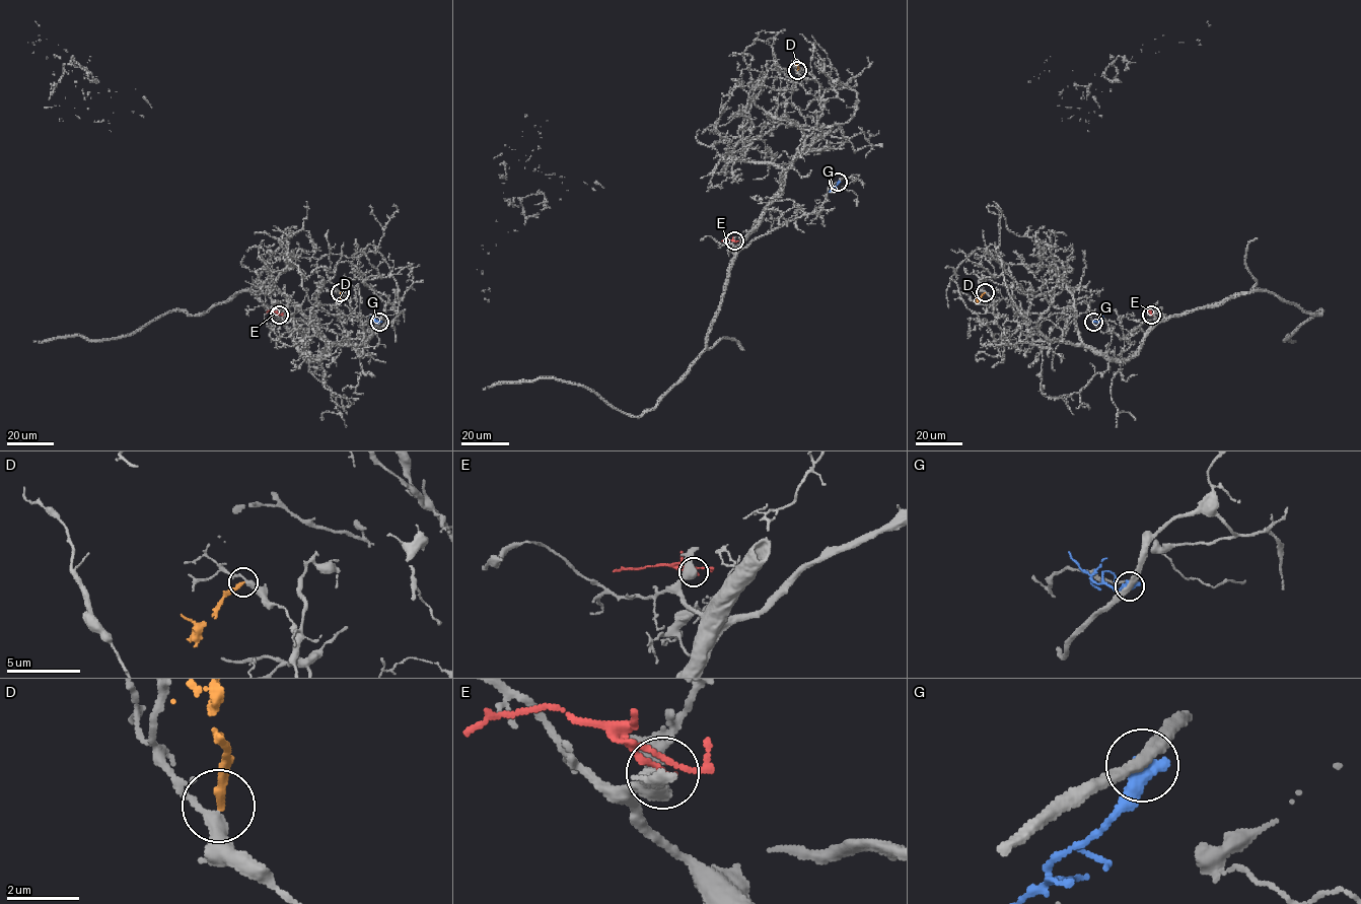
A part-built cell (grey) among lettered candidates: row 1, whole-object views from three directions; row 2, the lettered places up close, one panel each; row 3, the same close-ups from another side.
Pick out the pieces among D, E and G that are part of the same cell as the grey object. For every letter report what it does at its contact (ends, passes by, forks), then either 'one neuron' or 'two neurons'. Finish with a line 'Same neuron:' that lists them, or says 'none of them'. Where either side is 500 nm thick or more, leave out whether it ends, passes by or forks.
D: it ends there; two neurons
E: it passes by; two neurons
G: two neurons
Same neuron: none of them

